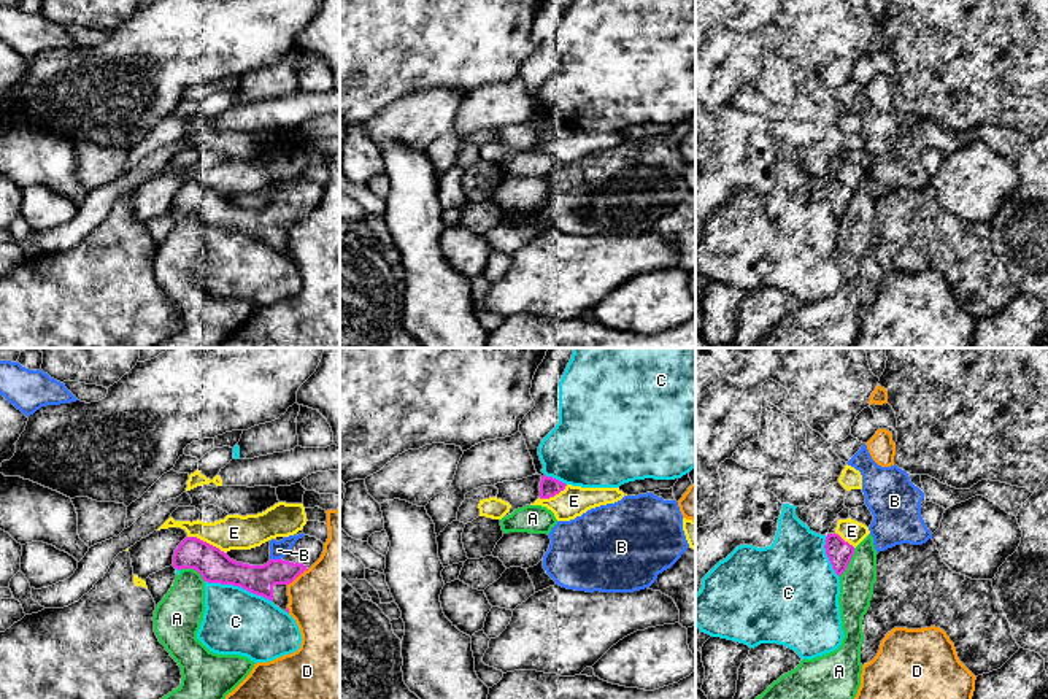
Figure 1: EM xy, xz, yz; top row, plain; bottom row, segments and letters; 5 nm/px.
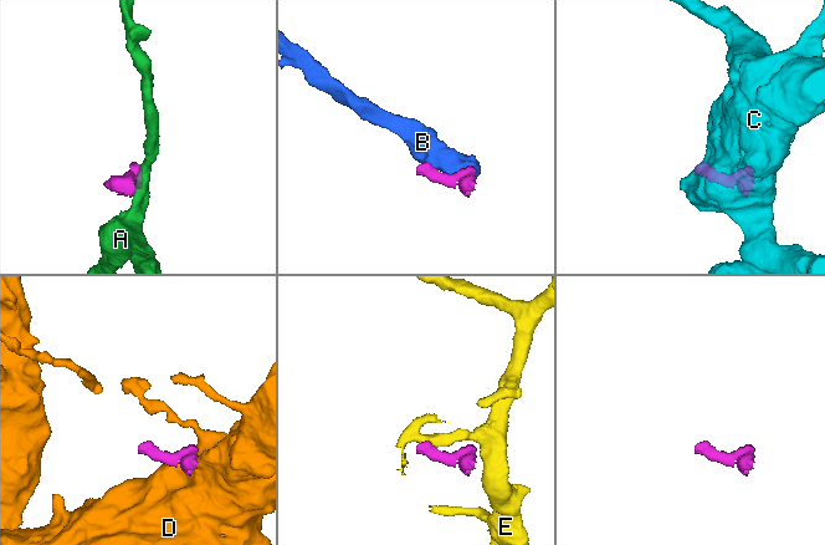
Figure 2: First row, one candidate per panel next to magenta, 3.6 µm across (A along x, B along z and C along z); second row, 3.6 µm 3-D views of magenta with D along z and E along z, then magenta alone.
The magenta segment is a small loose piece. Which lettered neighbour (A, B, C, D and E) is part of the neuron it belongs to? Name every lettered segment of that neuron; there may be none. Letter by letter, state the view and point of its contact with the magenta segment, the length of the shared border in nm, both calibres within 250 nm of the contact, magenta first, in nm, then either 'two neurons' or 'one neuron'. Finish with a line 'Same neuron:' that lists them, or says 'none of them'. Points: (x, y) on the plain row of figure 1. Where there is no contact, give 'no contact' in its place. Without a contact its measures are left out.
A: yz (848, 207) | 170 nm | 130/180 nm | two neurons
B: xy (275, 204) | 60 nm | 150/90 nm | one neuron
C: xy (238, 229) | 360 nm | 170/340 nm | two neurons
D: xy (297, 220) | 140 nm | 150/460 nm | two neurons
E: xy (205, 186) | 220 nm | 170/180 nm | two neurons
Same neuron: B

